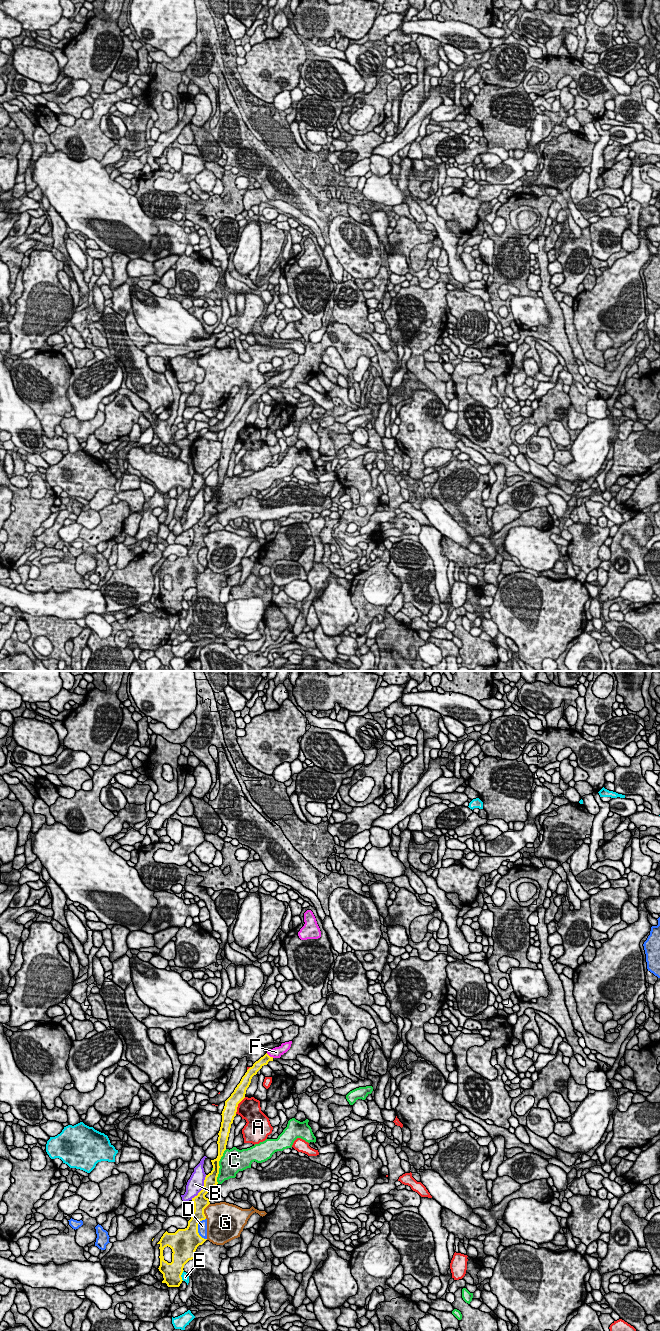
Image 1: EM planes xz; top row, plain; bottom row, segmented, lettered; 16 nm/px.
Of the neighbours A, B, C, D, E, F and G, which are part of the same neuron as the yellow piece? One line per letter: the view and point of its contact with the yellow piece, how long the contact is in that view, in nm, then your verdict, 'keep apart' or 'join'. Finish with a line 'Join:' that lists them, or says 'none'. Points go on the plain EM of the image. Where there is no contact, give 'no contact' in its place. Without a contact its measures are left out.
A: contact xz (237, 433); length 320 nm; keep apart
B: contact xz (203, 516); length 460 nm; keep apart
C: contact xz (219, 494); length 600 nm; keep apart
D: contact xz (197, 557); length 360 nm; keep apart
E: contact xz (181, 602); length 180 nm; keep apart
F: contact xz (269, 384); length 140 nm; join
G: contact xz (203, 539); length 260 nm; keep apart
Join: F

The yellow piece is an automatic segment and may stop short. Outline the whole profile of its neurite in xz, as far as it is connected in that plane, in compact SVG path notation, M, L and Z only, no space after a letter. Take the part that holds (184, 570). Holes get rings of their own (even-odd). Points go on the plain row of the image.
M292 369L282 371L279 375L275 375L256 389L242 405L240 411L235 416L231 424L225 429L225 434L222 439L222 450L218 461L218 484L211 488L213 498L206 503L204 515L197 524L192 526L194 531L194 539L191 547L188 549L188 554L185 557L178 557L175 561L163 562L160 569L160 594L159 599L163 602L164 608L168 615L179 615L182 611L182 601L184 593L192 587L196 587L196 577L202 573L207 567L202 566L198 561L198 552L206 547L204 537L210 532L209 527L205 523L218 512L217 505L219 502L219 489L226 478L226 473L230 461L231 452L236 444L238 432L245 426L246 418L251 411L251 407L257 400L269 389L274 386L280 386L291 375ZM165 575L172 577L172 590L168 591L164 588L163 578Z

